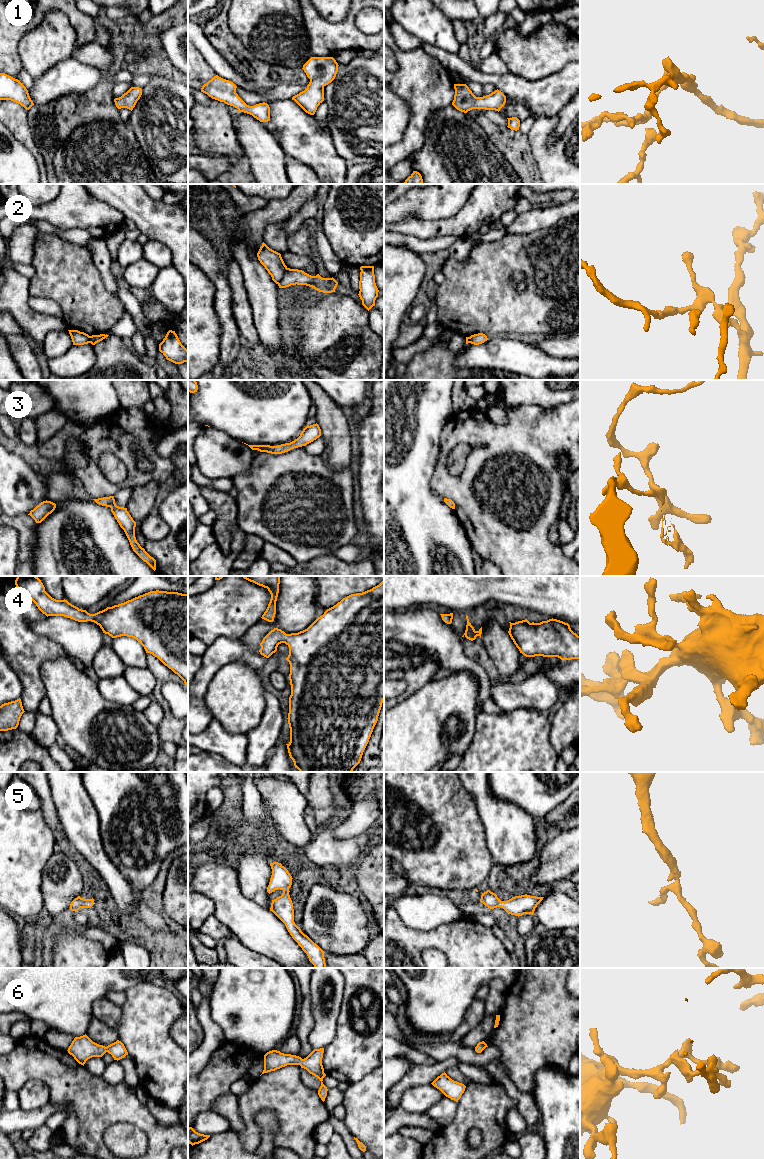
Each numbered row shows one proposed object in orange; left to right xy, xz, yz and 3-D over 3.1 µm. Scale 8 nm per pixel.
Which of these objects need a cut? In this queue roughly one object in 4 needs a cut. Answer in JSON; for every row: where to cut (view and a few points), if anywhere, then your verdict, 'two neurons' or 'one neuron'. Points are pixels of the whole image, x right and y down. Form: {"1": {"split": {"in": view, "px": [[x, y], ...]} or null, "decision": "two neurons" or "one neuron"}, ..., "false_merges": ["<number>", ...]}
{"1": {"split": null, "decision": "one neuron"}, "2": {"split": {"in": "xz", "px": [[287, 268], [283, 277], [277, 283]]}, "decision": "two neurons"}, "3": {"split": null, "decision": "one neuron"}, "4": {"split": null, "decision": "one neuron"}, "5": {"split": null, "decision": "one neuron"}, "6": {"split": null, "decision": "one neuron"}, "false_merges": ["2"]}

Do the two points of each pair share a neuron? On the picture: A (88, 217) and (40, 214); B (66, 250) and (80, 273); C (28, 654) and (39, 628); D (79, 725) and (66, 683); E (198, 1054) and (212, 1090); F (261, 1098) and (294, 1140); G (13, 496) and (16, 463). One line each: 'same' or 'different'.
A: same
B: same
C: different
D: same
E: different
F: same
G: same

